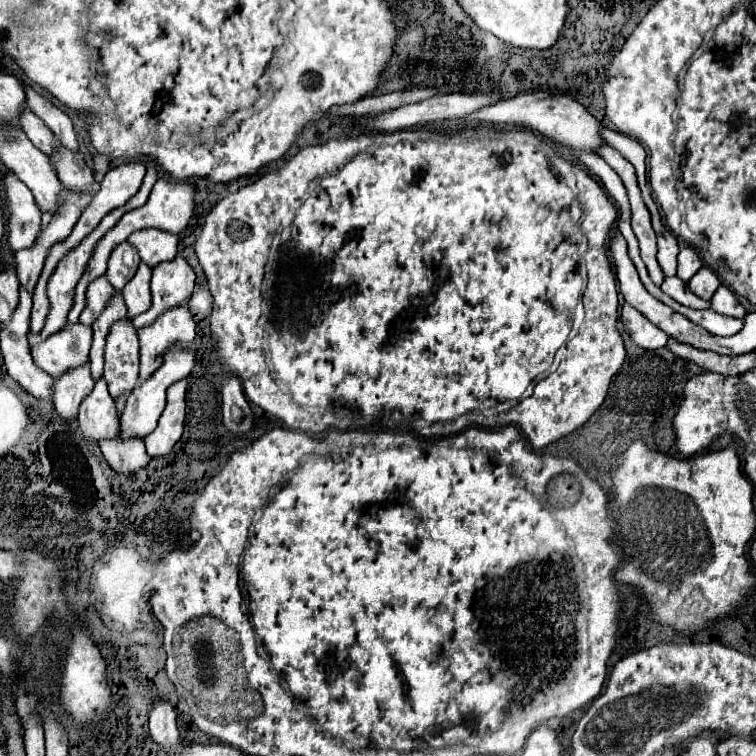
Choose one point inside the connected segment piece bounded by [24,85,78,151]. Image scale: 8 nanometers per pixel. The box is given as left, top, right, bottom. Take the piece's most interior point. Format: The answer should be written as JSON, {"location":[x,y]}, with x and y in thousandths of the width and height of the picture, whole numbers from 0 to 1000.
{"location":[78,163]}

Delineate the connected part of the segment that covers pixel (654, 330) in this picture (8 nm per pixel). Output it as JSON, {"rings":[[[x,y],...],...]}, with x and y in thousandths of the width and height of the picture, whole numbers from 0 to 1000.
{"rings":[[[825,401],[823,411],[820,411],[820,422],[825,430],[825,438],[833,443],[833,448],[852,459],[852,462],[873,462],[881,456],[884,443],[870,435],[868,430],[862,430],[847,411],[841,411],[836,403]]]}

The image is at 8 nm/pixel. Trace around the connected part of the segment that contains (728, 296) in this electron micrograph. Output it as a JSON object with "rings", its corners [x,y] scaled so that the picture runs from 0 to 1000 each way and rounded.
{"rings":[[[960,377],[950,380],[950,385],[939,396],[939,401],[942,401],[942,409],[950,411],[952,417],[963,417],[963,419],[974,419],[974,422],[984,422],[984,417],[987,417],[987,409],[976,401],[974,390]]]}

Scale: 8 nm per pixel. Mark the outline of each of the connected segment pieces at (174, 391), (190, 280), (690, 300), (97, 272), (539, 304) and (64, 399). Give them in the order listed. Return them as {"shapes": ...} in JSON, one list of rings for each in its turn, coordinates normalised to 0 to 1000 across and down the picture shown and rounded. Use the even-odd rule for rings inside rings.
{"shapes":[[[[249,501],[233,504],[222,515],[220,541],[209,557],[209,565],[190,581],[198,604],[222,602],[230,586],[241,578],[243,554],[246,554],[246,515],[249,515]]],[[[233,337],[230,345],[206,351],[201,356],[201,374],[198,374],[198,385],[201,385],[201,403],[193,414],[183,417],[175,422],[177,433],[193,433],[198,427],[204,427],[204,422],[217,414],[225,406],[238,403],[241,398],[246,398],[254,390],[257,382],[257,356],[246,348],[246,343],[241,337]]],[[[881,366],[878,374],[876,374],[876,385],[878,385],[881,390],[886,390],[892,398],[897,398],[897,401],[902,401],[902,403],[907,403],[907,406],[915,406],[915,409],[937,409],[937,406],[939,406],[937,398],[921,393],[921,390],[913,385],[910,374],[905,374],[905,372],[897,369],[897,366]]],[[[209,237],[196,266],[183,274],[183,276],[175,276],[169,282],[161,284],[161,290],[127,321],[124,327],[124,335],[114,351],[114,358],[111,364],[106,366],[101,382],[98,382],[98,403],[90,414],[90,427],[101,427],[103,425],[103,417],[106,411],[111,409],[111,398],[114,398],[114,377],[116,372],[122,372],[124,366],[132,366],[140,361],[140,348],[143,348],[143,340],[146,340],[146,332],[159,321],[159,319],[167,319],[172,313],[172,308],[183,306],[183,303],[193,303],[193,300],[206,300],[206,303],[217,303],[217,306],[225,306],[230,311],[241,308],[246,300],[249,300],[249,292],[251,287],[257,284],[257,247],[251,242],[238,242],[238,239],[225,239],[225,237]]],[[[638,164],[620,165],[616,171],[606,173],[601,181],[585,179],[585,176],[574,173],[574,171],[550,171],[550,173],[521,173],[521,176],[476,176],[472,180],[463,180],[463,184],[439,184],[439,187],[434,187],[431,192],[405,194],[405,197],[394,200],[394,202],[392,202],[381,216],[376,216],[370,224],[362,224],[362,226],[349,229],[341,239],[336,239],[336,242],[331,242],[331,245],[323,245],[323,247],[315,250],[312,255],[307,255],[307,258],[302,258],[299,263],[288,266],[288,271],[286,271],[286,274],[278,279],[278,284],[272,287],[270,306],[265,308],[265,313],[262,313],[262,319],[259,319],[257,327],[259,327],[262,345],[265,345],[265,351],[267,351],[270,361],[272,361],[275,382],[278,382],[278,388],[280,388],[280,393],[283,393],[283,409],[280,409],[280,419],[278,419],[278,435],[280,435],[280,446],[283,446],[283,451],[286,451],[286,462],[288,462],[291,478],[294,478],[294,483],[296,483],[296,491],[310,493],[310,496],[320,504],[320,515],[323,515],[325,525],[328,525],[333,533],[344,536],[349,544],[354,544],[354,546],[360,546],[362,552],[368,552],[380,566],[415,570],[415,573],[426,573],[426,570],[431,570],[434,565],[442,565],[442,562],[444,562],[444,567],[466,567],[466,565],[503,565],[503,567],[521,565],[521,567],[529,567],[529,565],[532,565],[532,567],[553,570],[553,554],[561,554],[561,557],[569,562],[569,575],[598,575],[598,573],[603,573],[606,567],[614,567],[614,565],[619,565],[619,562],[624,562],[624,560],[632,560],[632,562],[638,562],[638,565],[685,562],[685,565],[690,567],[690,573],[698,578],[704,594],[709,594],[709,597],[717,594],[717,591],[722,591],[722,589],[728,589],[728,586],[733,586],[733,583],[738,583],[741,578],[757,573],[762,565],[772,562],[772,560],[780,554],[780,549],[796,536],[796,530],[799,530],[799,525],[802,525],[802,520],[804,520],[804,509],[807,509],[810,499],[815,496],[815,491],[823,485],[823,480],[825,480],[825,475],[828,475],[825,451],[823,451],[823,446],[820,446],[820,440],[817,440],[817,435],[815,435],[815,422],[817,422],[817,385],[815,385],[812,361],[810,361],[810,356],[807,356],[807,345],[804,345],[804,335],[802,335],[802,332],[804,332],[804,316],[807,316],[807,300],[810,300],[810,295],[812,295],[812,290],[815,290],[815,276],[812,276],[812,271],[807,269],[804,258],[799,255],[799,250],[791,245],[788,237],[783,237],[775,226],[770,226],[767,218],[762,218],[762,216],[750,212],[749,208],[738,205],[728,192],[720,189],[720,187],[701,171],[690,169],[690,173],[669,173],[669,176],[667,176],[667,173],[659,173],[659,171],[653,171],[653,168],[638,167]],[[743,319],[746,319],[746,329],[741,329],[741,335],[735,335],[735,329],[738,329],[738,324],[741,324]],[[769,351],[774,352],[776,357],[775,385],[770,382],[770,366],[767,366],[766,361],[766,353]],[[356,368],[357,374],[354,374],[354,380],[357,380],[357,382],[352,385],[352,388],[354,388],[352,396],[354,397],[351,397],[344,390],[343,384],[348,380],[349,369]],[[643,536],[646,536],[646,541],[651,541],[651,536],[653,536],[653,546],[651,546],[651,549],[632,546],[632,544],[638,544]]],[[[119,480],[98,485],[79,499],[71,501],[71,515],[69,515],[69,530],[79,552],[85,554],[98,554],[103,549],[103,538],[108,528],[122,517],[124,501],[119,499]]]]}

